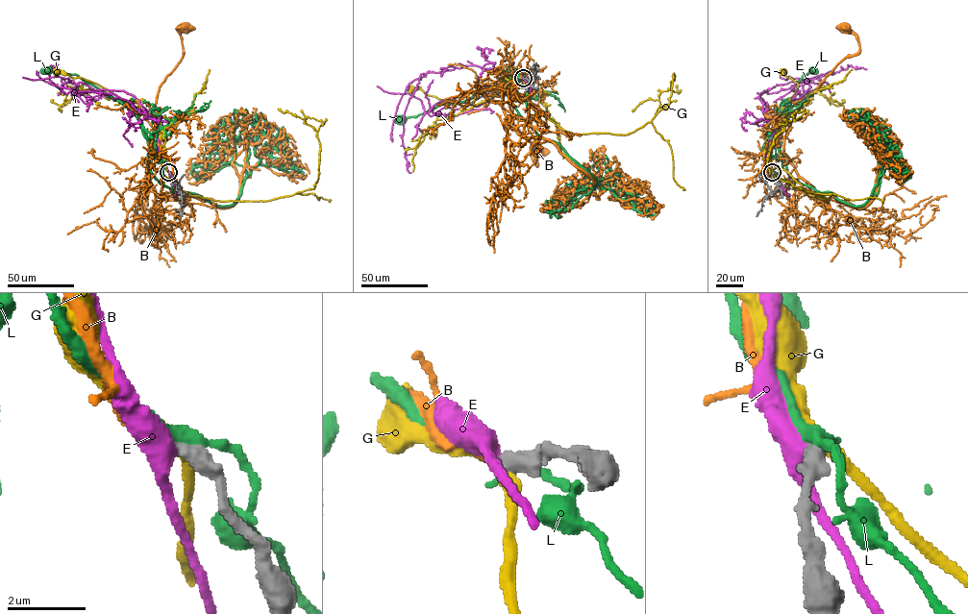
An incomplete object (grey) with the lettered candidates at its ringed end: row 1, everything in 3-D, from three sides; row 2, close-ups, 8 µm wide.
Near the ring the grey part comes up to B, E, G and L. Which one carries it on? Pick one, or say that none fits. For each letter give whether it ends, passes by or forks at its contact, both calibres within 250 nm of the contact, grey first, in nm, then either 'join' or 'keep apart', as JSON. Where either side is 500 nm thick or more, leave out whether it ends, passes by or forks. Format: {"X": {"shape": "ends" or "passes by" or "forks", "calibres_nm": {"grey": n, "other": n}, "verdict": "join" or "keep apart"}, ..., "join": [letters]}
{"B": {"shape": "ends", "calibres_nm": {"grey": 340, "other": 150}, "verdict": "join"}, "E": {"shape": "passes by", "calibres_nm": {"grey": 440, "other": 440}, "verdict": "keep apart"}, "G": {"shape": "passes by", "calibres_nm": {"grey": 480, "other": 300}, "verdict": "keep apart"}, "L": {"calibres_nm": {"grey": 500, "other": 280}, "verdict": "keep apart"}, "join": ["B"]}

